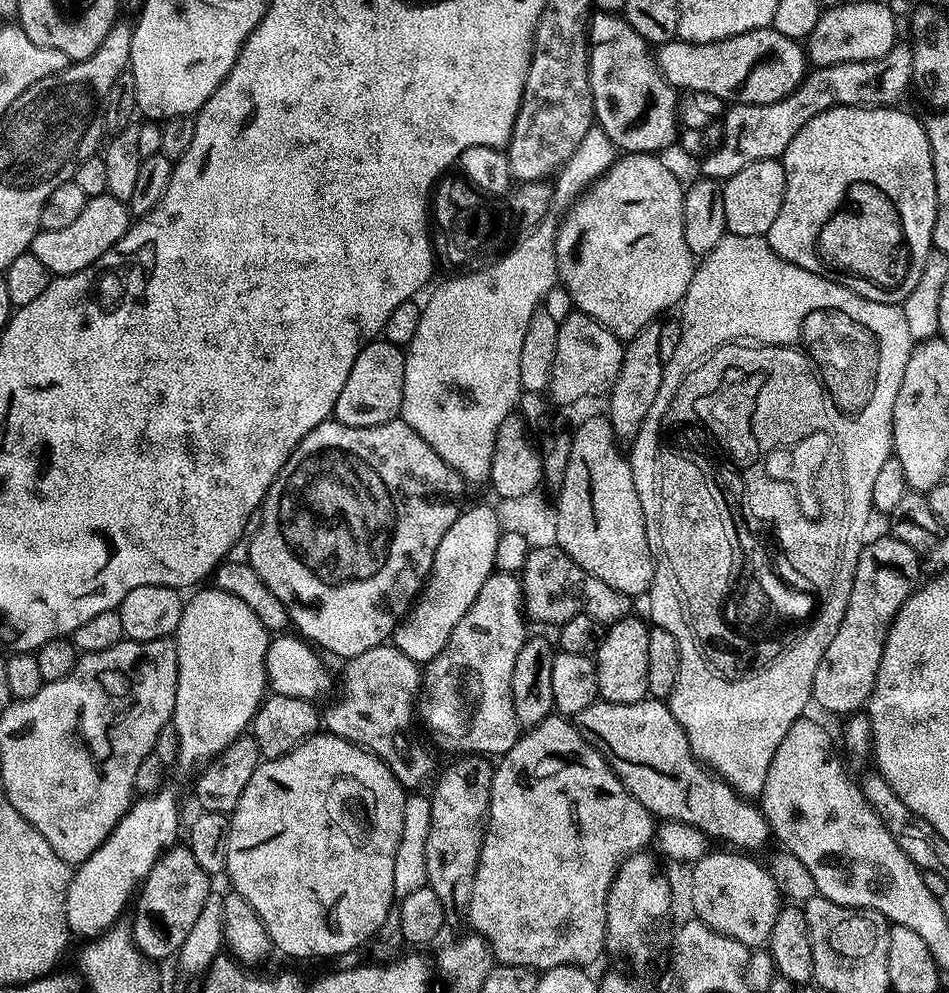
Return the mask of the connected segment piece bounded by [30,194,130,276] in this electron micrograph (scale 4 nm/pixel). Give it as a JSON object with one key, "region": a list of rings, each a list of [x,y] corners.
{"region":[[[107,194],[103,196],[90,196],[82,214],[78,214],[75,222],[70,222],[63,230],[41,230],[32,240],[30,251],[46,270],[53,276],[65,276],[66,274],[78,274],[78,270],[86,270],[106,250],[115,246],[122,237],[128,233],[130,213],[125,201]]]}

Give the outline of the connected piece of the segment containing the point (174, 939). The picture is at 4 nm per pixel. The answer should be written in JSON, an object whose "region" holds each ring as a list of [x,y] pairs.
{"region":[[[173,846],[160,853],[139,889],[135,901],[136,918],[130,924],[136,944],[149,960],[161,962],[167,956],[175,957],[179,953],[182,942],[186,942],[186,934],[190,934],[198,914],[202,914],[202,906],[208,901],[208,883],[208,873],[198,866],[187,846]]]}

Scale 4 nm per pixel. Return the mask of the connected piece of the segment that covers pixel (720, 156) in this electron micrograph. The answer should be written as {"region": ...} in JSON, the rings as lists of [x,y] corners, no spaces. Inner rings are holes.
{"region":[[[897,42],[889,52],[877,60],[859,60],[858,62],[842,62],[831,64],[825,68],[813,67],[800,81],[798,87],[786,98],[769,104],[732,104],[722,117],[724,133],[720,139],[720,145],[709,156],[703,157],[703,175],[710,180],[729,180],[742,166],[750,166],[750,162],[759,160],[775,160],[783,157],[784,151],[790,146],[794,134],[810,122],[810,118],[818,118],[826,108],[882,108],[896,106],[901,102],[900,95],[909,91],[912,84],[912,49],[907,43]]]}

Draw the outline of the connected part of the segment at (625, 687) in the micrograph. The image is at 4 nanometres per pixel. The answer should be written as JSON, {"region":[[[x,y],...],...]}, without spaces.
{"region":[[[623,616],[618,622],[607,625],[601,635],[594,657],[601,700],[609,700],[612,704],[633,704],[648,696],[646,670],[650,666],[649,625],[643,619],[640,621],[638,616]]]}

